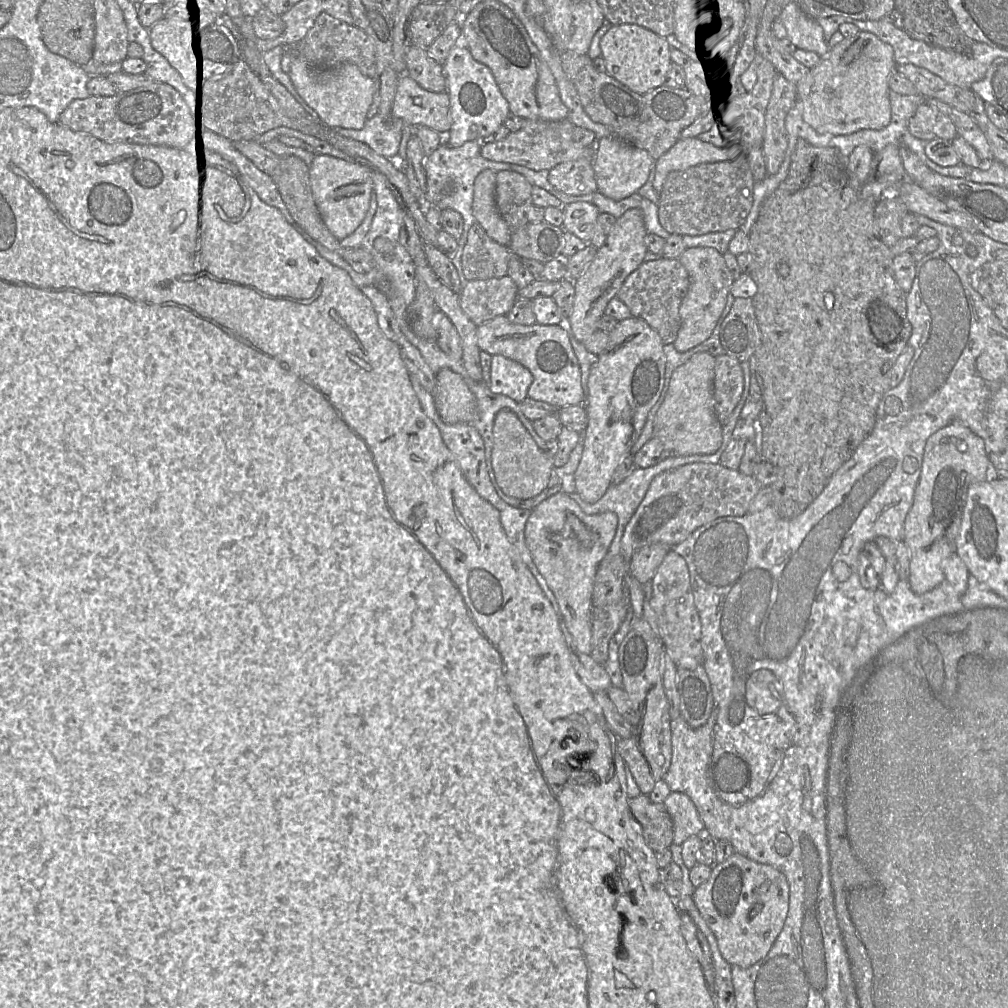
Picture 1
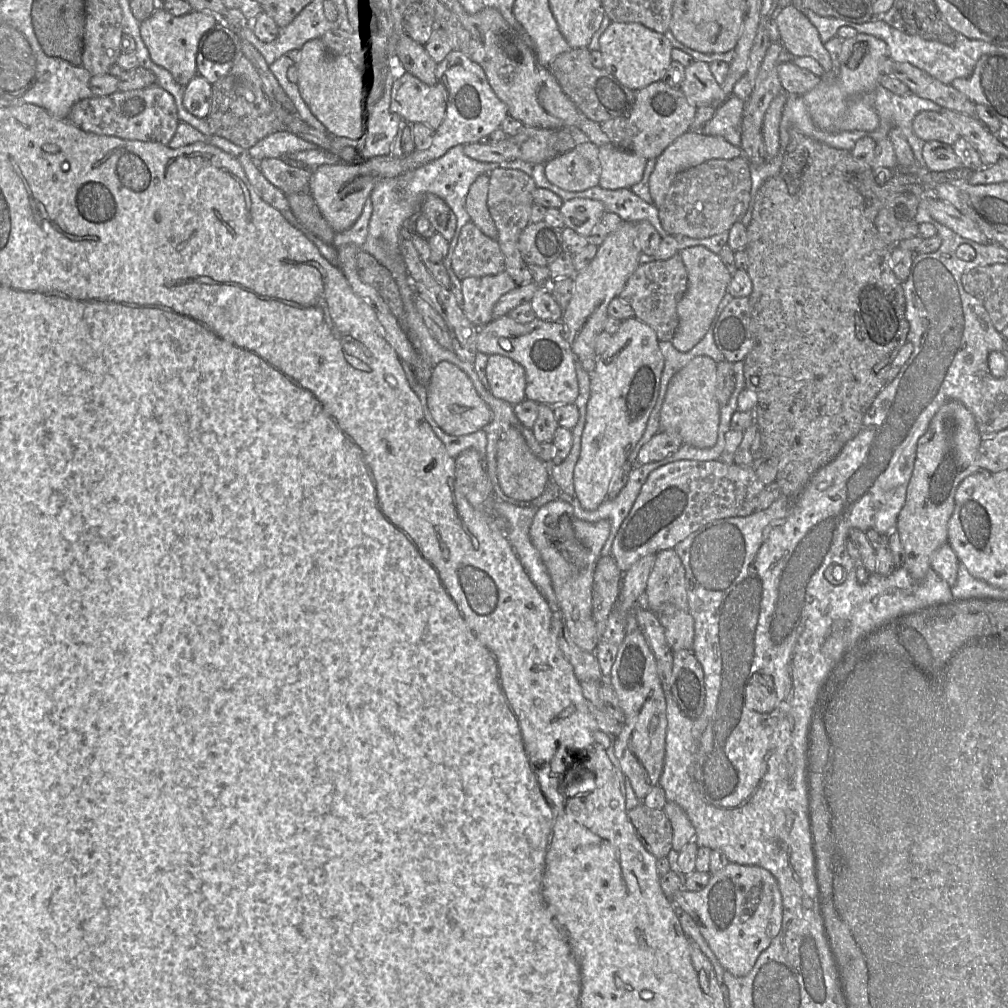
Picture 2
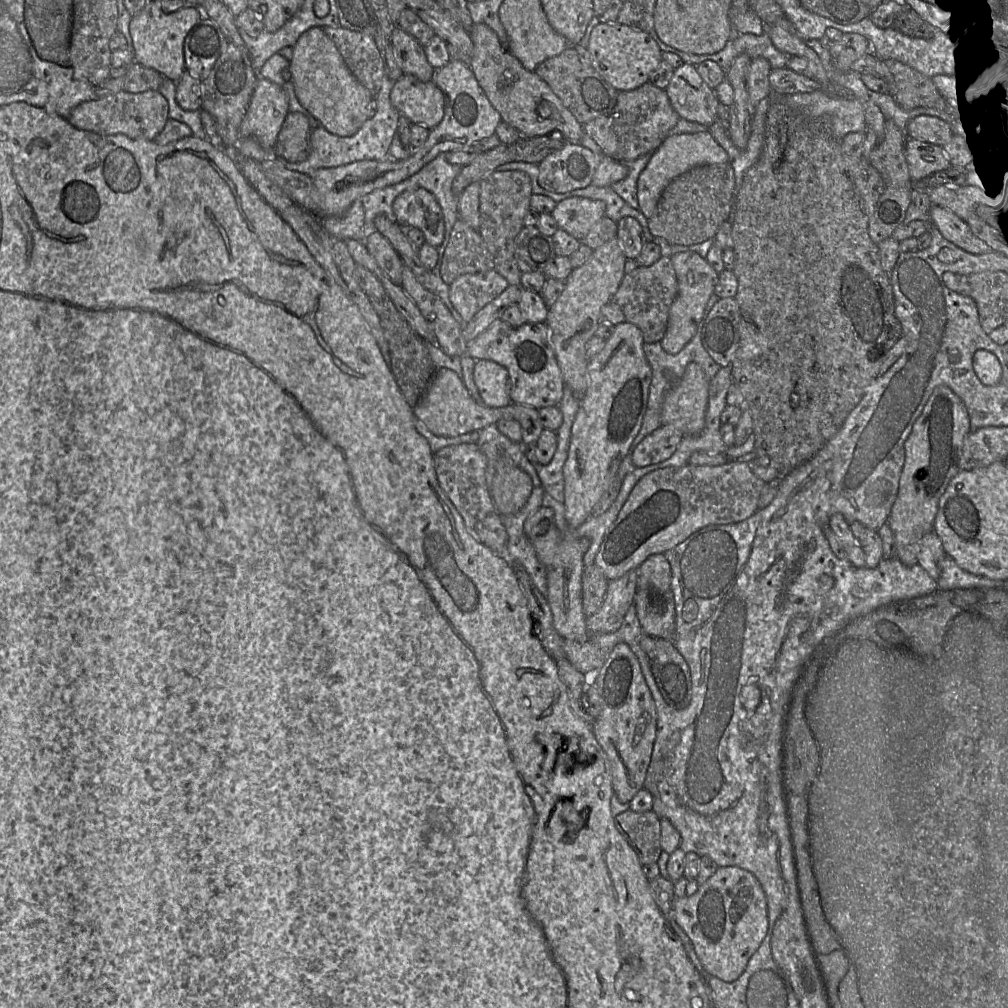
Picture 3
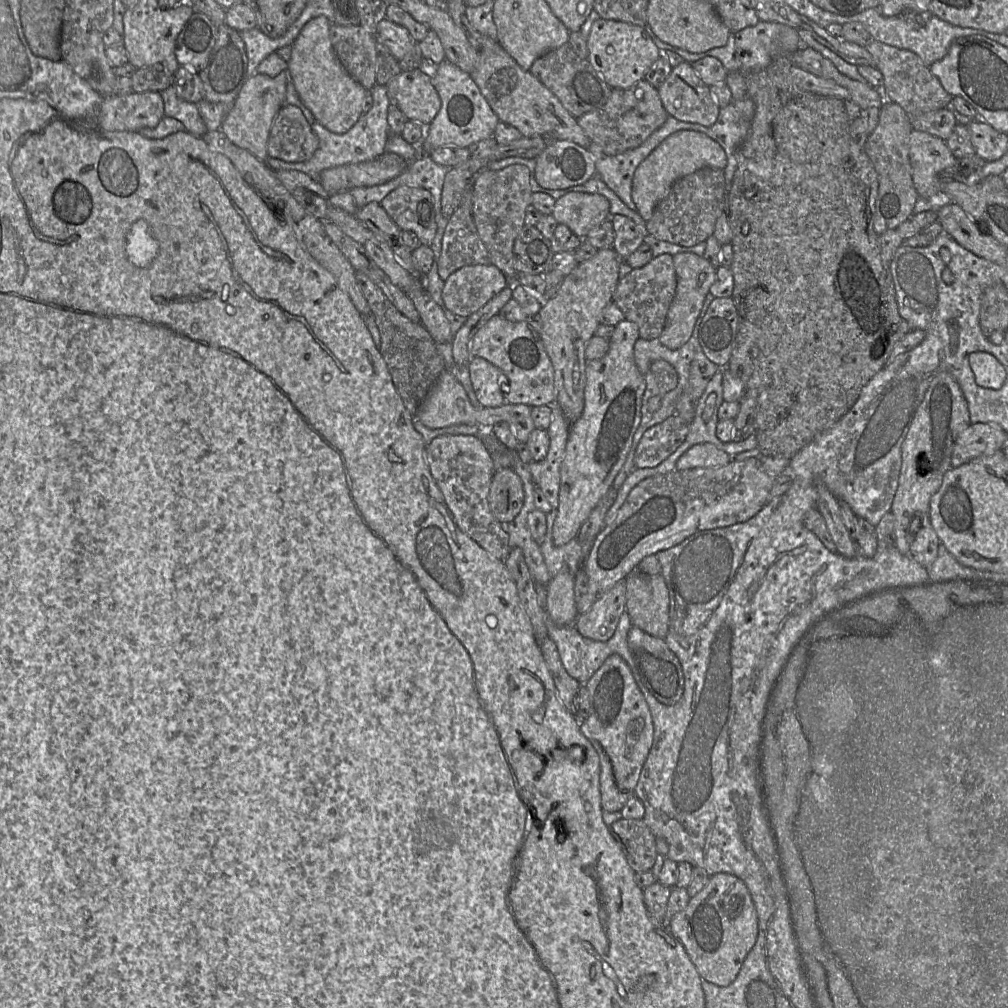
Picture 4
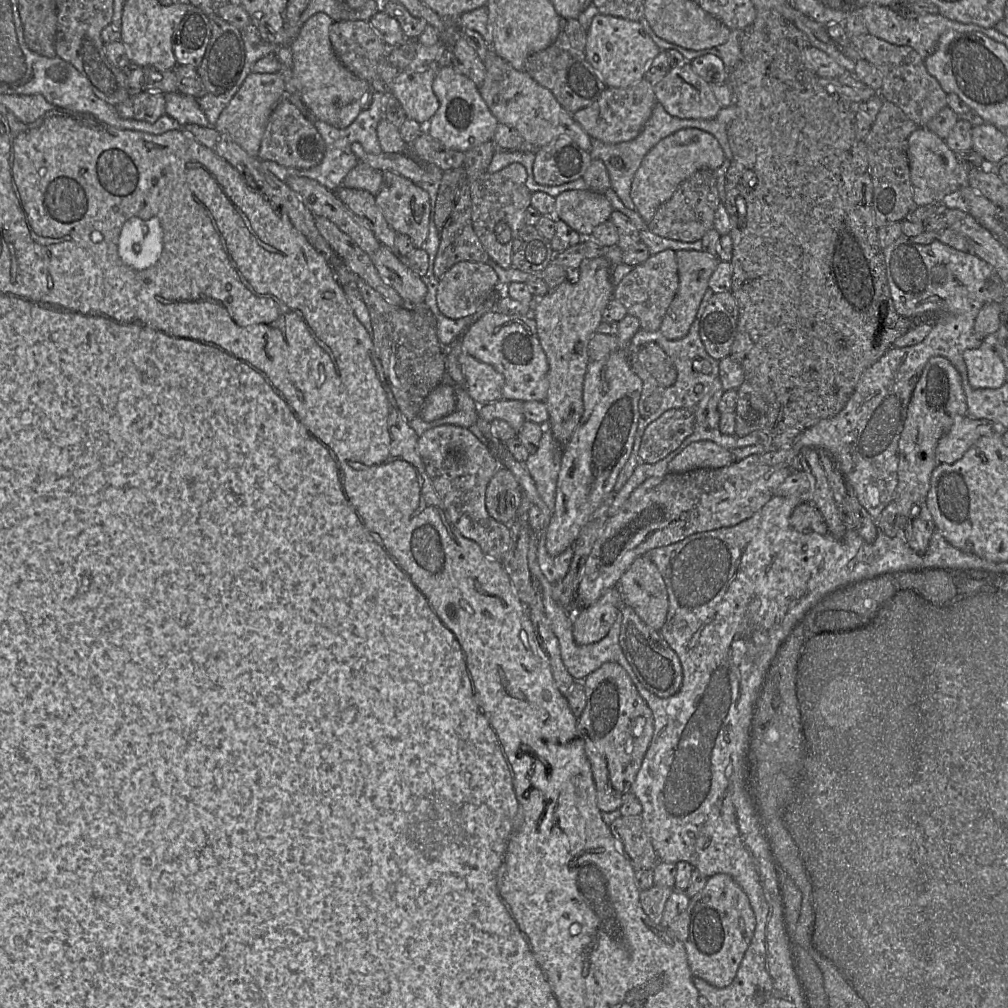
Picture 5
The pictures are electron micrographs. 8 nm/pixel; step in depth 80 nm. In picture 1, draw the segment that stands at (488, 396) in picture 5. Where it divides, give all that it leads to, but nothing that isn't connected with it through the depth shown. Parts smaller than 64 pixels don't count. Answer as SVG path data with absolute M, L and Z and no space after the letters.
M492 355L489 388L518 404L528 397L528 388L533 381L531 372L520 363L502 355Z

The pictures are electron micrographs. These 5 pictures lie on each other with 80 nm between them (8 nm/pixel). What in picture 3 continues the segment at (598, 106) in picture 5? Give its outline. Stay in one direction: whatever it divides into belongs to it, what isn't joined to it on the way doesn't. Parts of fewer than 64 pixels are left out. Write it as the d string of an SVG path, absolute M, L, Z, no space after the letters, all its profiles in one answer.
M648 81L635 89L620 91L609 115L590 120L582 126L584 133L595 141L602 154L618 161L632 161L658 149L679 119L665 89Z

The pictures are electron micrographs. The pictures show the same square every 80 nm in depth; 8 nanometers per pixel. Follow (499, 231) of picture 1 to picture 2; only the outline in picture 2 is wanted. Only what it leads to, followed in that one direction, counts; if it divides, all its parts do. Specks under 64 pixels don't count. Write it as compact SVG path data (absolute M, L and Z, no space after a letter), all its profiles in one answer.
M483 174L474 181L466 197L466 210L471 217L471 221L485 235L497 240L498 231L487 205L489 181L488 174Z

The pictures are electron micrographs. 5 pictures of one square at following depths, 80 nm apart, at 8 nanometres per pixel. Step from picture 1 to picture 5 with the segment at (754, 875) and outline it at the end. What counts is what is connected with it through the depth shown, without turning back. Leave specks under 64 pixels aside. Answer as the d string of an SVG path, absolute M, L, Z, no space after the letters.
M715 874L667 929L683 944L693 977L724 988L733 981L750 944L755 916L747 895L737 882L727 874Z

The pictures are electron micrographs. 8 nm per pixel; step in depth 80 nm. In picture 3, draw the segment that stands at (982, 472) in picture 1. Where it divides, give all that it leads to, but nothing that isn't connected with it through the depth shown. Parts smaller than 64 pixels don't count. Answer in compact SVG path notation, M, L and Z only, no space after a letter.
M946 385L937 386L905 442L905 463L900 477L899 492L887 520L895 536L897 557L907 566L918 564L920 541L925 534L934 531L940 497L950 481L962 470L959 462L964 440L971 431L970 417L966 405L959 395Z

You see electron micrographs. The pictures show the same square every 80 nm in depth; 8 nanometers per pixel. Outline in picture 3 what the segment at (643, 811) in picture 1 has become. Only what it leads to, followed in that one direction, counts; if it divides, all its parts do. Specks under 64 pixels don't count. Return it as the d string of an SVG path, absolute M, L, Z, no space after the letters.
M630 809L615 817L622 836L636 851L643 867L655 864L661 855L661 819L651 810L635 812Z

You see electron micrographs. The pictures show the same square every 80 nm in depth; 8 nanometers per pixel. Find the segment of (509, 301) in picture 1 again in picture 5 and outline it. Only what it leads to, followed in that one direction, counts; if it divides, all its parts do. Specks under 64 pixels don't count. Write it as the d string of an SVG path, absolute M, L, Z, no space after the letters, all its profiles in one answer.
M462 261L453 265L438 279L437 306L449 319L471 316L489 299L499 298L500 281L496 272L485 263Z

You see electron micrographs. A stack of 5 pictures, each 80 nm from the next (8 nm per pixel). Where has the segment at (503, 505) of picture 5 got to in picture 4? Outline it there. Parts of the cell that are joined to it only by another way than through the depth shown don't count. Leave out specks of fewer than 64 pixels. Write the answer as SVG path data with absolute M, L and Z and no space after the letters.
M501 468L493 475L488 501L491 512L501 524L511 522L517 516L524 498L523 482L512 468Z

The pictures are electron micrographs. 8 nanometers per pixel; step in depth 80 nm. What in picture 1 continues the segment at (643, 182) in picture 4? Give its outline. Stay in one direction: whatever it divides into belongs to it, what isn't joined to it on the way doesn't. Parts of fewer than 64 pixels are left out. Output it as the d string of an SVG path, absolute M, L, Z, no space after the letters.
M698 137L680 138L656 161L653 180L654 189L660 193L668 175L704 163L730 161L742 158L743 154L733 145L717 146Z

